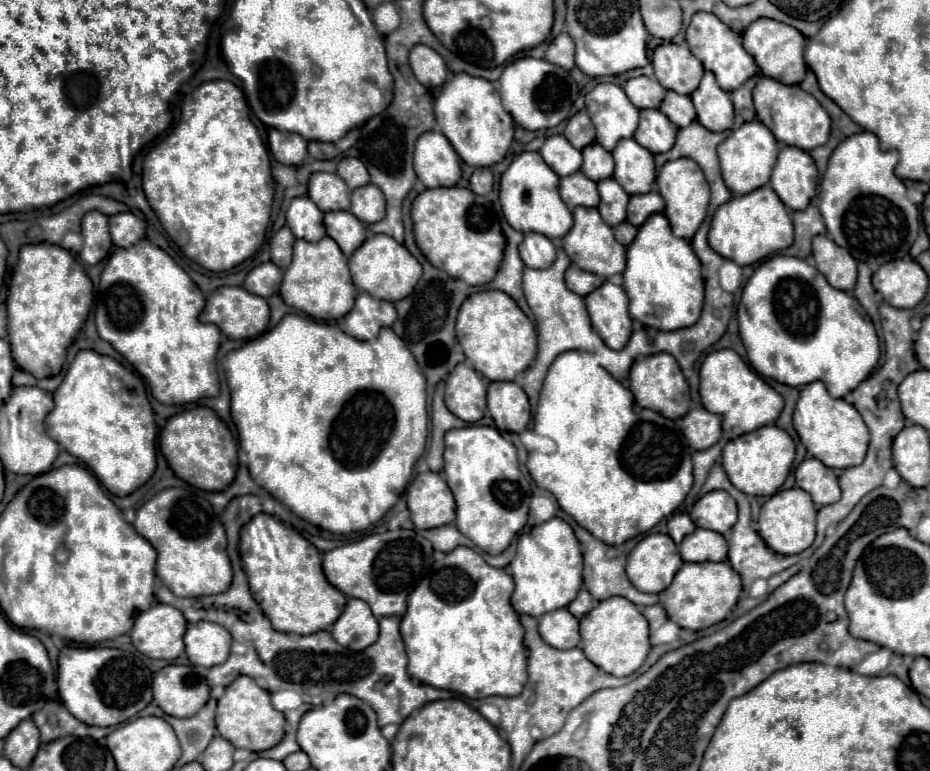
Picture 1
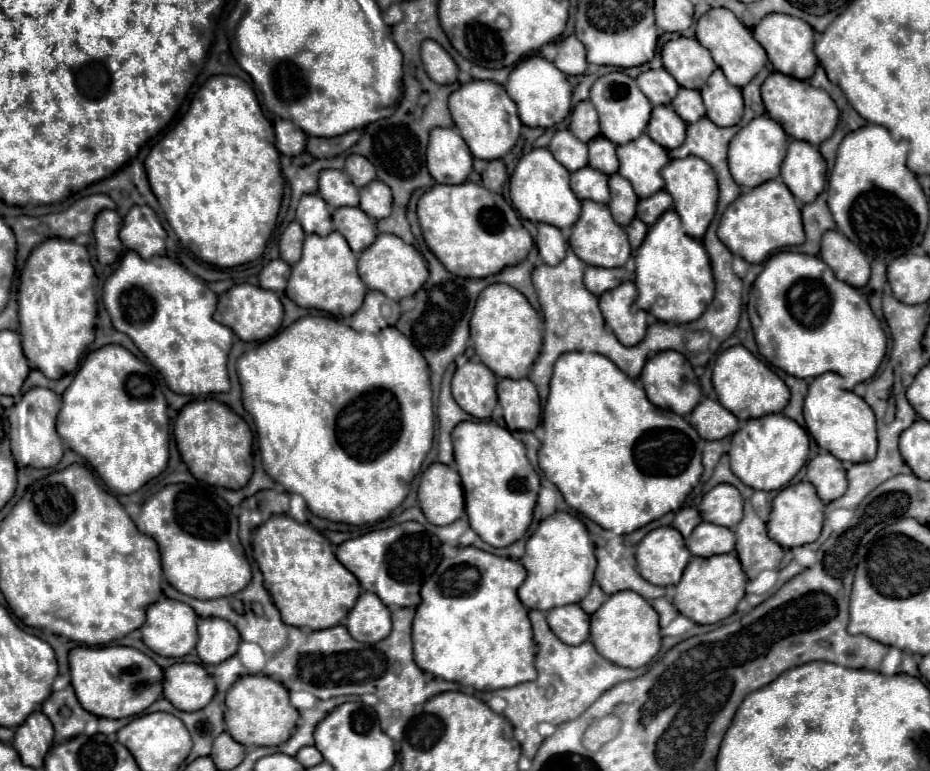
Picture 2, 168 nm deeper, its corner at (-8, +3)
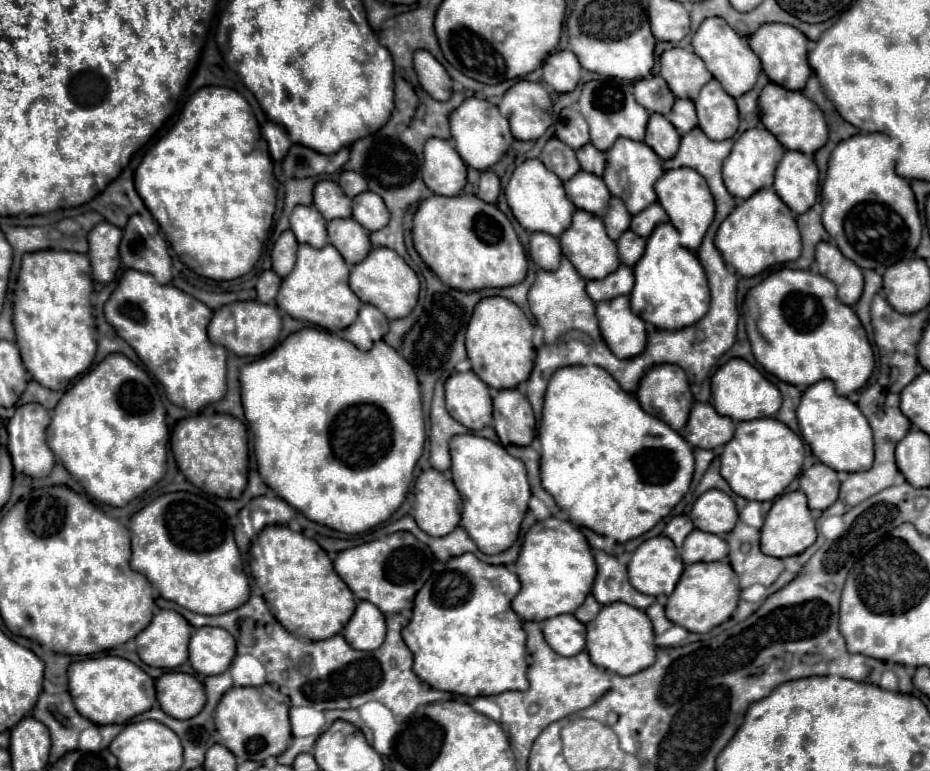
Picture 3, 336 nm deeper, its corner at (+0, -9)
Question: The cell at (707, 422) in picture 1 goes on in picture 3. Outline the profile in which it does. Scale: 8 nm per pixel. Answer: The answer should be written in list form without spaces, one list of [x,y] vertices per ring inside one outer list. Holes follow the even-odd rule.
[[[694,403],[690,419],[682,429],[682,437],[694,447],[716,449],[734,437],[734,421],[718,415],[710,403]]]

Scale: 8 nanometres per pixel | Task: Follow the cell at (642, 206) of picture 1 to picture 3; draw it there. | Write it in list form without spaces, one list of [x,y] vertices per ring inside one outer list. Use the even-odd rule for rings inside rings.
[[[654,203],[654,205],[646,207],[642,213],[638,213],[638,215],[632,217],[630,229],[634,233],[638,233],[640,237],[650,237],[650,233],[654,231],[654,227],[660,225],[660,223],[666,223],[666,221],[668,221],[666,211],[662,209],[662,205]]]

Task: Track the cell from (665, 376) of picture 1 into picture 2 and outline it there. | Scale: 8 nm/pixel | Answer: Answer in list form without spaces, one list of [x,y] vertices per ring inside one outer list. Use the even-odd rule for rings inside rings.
[[[660,351],[654,357],[650,357],[650,361],[646,361],[646,365],[642,369],[640,381],[642,381],[644,389],[646,389],[648,399],[654,405],[658,405],[660,409],[674,411],[678,415],[690,413],[696,407],[696,403],[700,401],[700,397],[702,397],[700,387],[698,387],[698,379],[696,379],[696,375],[692,371],[692,365],[678,351]],[[690,403],[692,403],[692,409],[690,409]]]

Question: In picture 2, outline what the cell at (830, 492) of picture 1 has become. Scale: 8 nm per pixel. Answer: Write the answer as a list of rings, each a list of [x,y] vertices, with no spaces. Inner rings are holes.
[[[822,451],[806,465],[806,479],[816,487],[818,497],[828,505],[846,493],[846,469],[834,455]]]

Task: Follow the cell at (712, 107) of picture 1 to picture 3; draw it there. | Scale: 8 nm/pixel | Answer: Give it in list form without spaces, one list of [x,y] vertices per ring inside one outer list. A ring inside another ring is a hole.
[[[712,79],[706,83],[694,101],[696,111],[698,111],[698,127],[714,141],[730,139],[738,125],[738,107],[734,97],[730,97],[722,85]]]

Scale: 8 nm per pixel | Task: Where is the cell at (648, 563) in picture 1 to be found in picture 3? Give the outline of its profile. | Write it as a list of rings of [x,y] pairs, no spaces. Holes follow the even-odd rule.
[[[666,535],[644,541],[628,563],[630,583],[646,595],[670,595],[682,571],[680,553]]]

